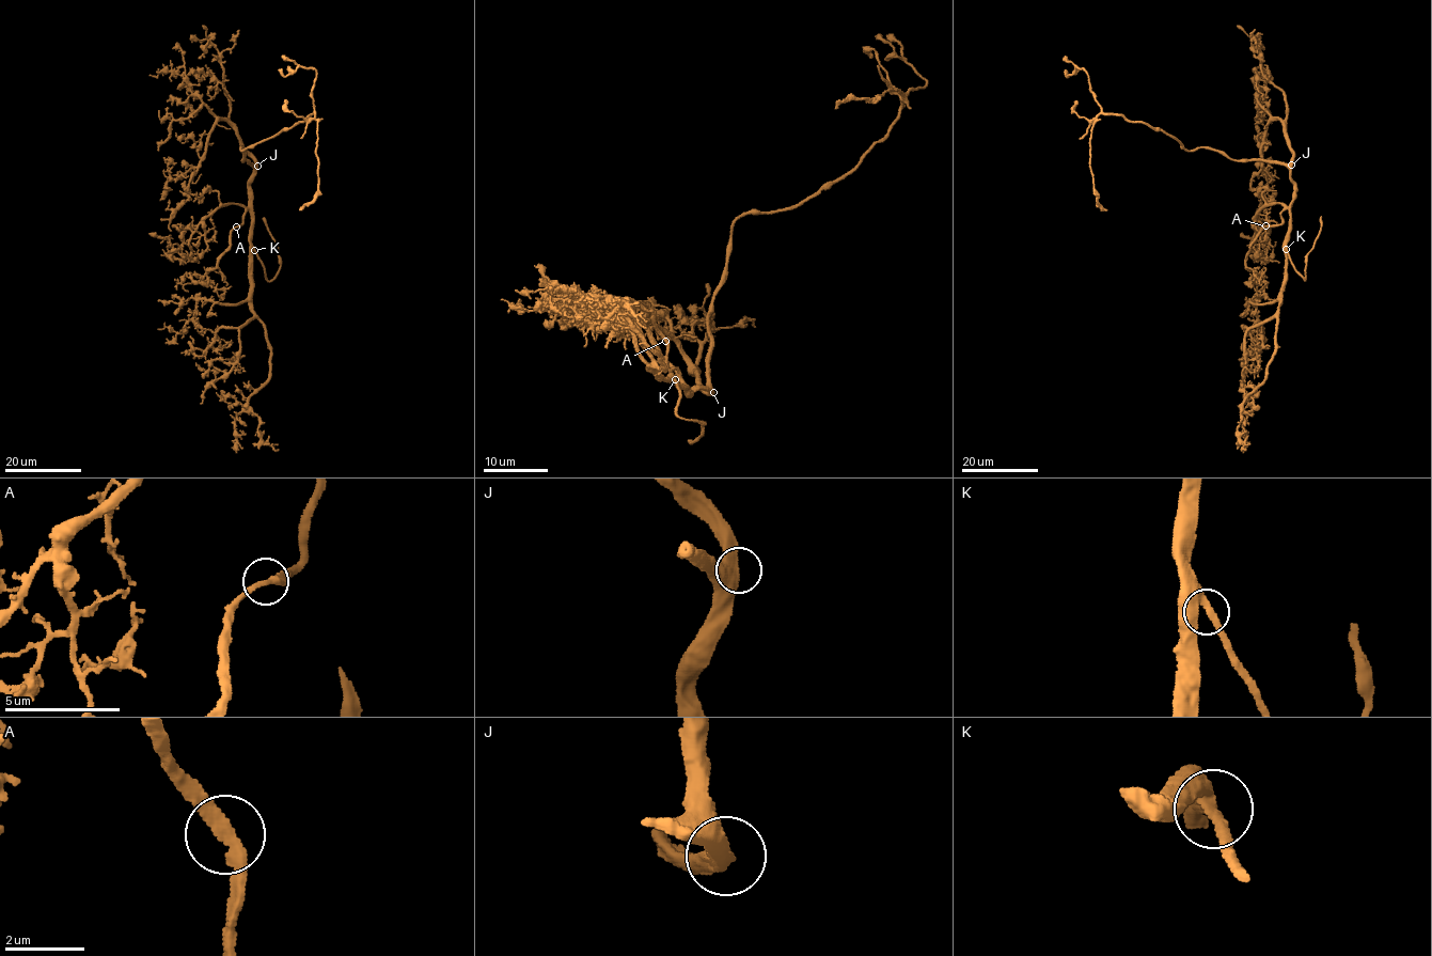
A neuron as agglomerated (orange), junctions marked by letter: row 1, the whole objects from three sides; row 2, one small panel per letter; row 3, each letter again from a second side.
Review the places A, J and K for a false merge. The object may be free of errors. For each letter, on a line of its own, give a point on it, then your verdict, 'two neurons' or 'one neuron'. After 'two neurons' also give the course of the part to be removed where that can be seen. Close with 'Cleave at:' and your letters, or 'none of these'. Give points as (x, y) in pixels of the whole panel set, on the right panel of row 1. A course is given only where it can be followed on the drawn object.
A: (1265, 225) | one neuron
J: (1291, 165) | one neuron
K: (1286, 249) | one neuron
Cleave at: none of these

